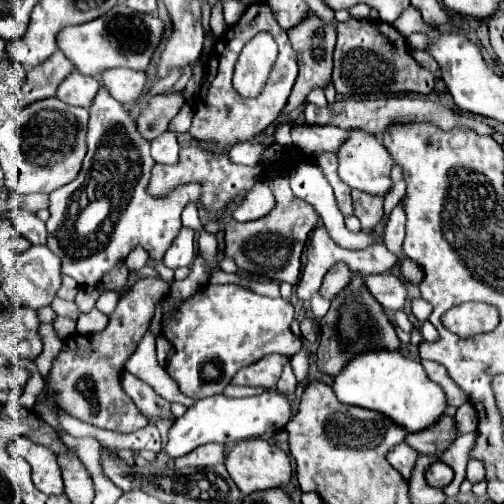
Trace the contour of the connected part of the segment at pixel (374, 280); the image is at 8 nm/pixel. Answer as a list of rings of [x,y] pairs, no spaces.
[[[370,275],[364,277],[364,281],[368,283],[368,289],[372,291],[372,295],[376,295],[378,303],[384,309],[402,309],[408,301],[408,289],[406,289],[406,281],[398,275]]]

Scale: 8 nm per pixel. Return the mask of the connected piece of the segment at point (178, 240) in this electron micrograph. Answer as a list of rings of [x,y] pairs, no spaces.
[[[182,227],[180,233],[174,237],[172,245],[168,247],[166,255],[164,255],[164,263],[170,269],[182,267],[182,265],[190,265],[194,259],[194,231],[188,227]]]

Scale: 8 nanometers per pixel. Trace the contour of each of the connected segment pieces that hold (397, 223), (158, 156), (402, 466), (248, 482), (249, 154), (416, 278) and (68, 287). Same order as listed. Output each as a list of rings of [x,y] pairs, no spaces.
[[[400,201],[394,211],[390,213],[390,221],[386,225],[386,237],[384,243],[386,247],[400,255],[402,253],[402,241],[404,241],[404,223],[406,223],[406,213],[404,213],[404,201]]]
[[[164,131],[156,139],[152,139],[152,157],[156,163],[166,163],[166,165],[176,165],[178,163],[178,153],[180,153],[180,143],[176,131]]]
[[[400,443],[398,447],[394,447],[394,449],[388,453],[390,465],[392,465],[394,469],[398,469],[398,473],[400,473],[406,481],[410,481],[410,477],[412,477],[416,459],[418,459],[418,451],[412,449],[408,443]]]
[[[248,439],[248,441],[236,443],[230,449],[230,453],[226,455],[226,469],[244,495],[250,495],[254,491],[268,489],[268,487],[286,485],[290,481],[290,473],[292,473],[288,455],[280,447],[270,445],[264,439]]]
[[[250,142],[236,144],[228,150],[228,155],[232,162],[241,165],[254,166],[265,151],[265,146],[253,145]]]
[[[402,259],[402,263],[400,263],[400,271],[402,271],[402,275],[408,279],[408,281],[412,281],[412,283],[420,283],[424,277],[422,277],[422,267],[418,265],[418,263],[414,263],[414,261],[410,261],[410,259]]]
[[[64,275],[62,277],[62,287],[58,291],[58,297],[62,297],[62,299],[74,299],[76,293],[78,293],[78,285],[70,277]]]

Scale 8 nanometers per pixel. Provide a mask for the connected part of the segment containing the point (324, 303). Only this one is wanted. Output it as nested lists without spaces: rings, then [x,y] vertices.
[[[316,292],[313,295],[311,299],[311,310],[314,318],[317,321],[320,321],[322,317],[324,317],[329,307],[330,307],[330,301],[322,297],[319,292]]]

